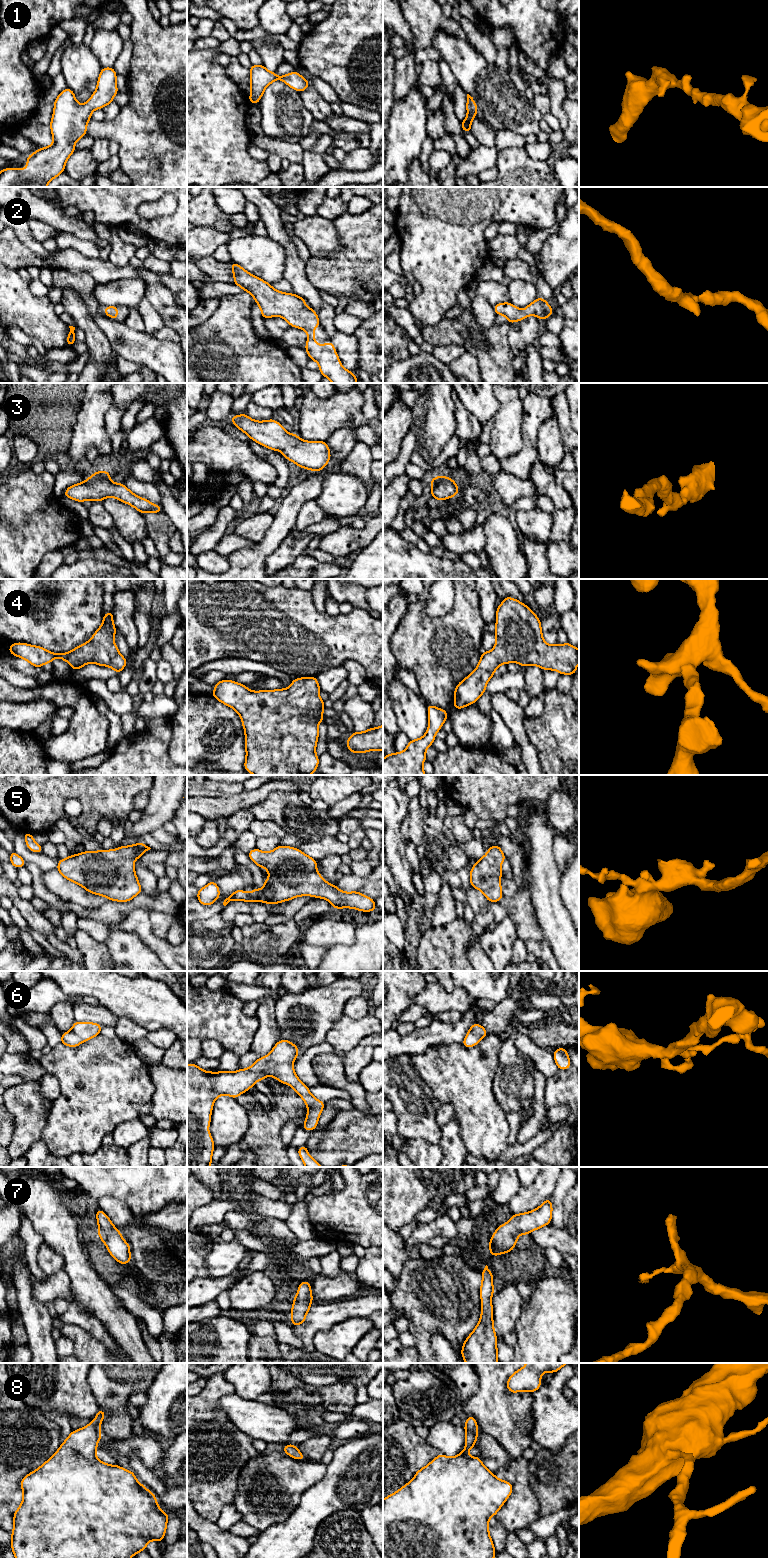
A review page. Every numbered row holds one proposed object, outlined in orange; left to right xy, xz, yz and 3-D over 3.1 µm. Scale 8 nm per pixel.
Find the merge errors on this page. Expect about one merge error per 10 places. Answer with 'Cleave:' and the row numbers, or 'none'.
Cleave: none

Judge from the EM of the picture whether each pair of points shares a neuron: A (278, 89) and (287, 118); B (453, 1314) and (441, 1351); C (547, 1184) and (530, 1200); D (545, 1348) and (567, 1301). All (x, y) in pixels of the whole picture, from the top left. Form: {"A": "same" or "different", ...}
{"A": "same", "B": "different", "C": "same", "D": "same"}

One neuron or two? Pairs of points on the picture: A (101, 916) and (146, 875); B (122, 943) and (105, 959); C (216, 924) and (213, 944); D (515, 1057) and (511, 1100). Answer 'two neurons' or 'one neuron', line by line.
A: two neurons
B: two neurons
C: one neuron
D: one neuron

